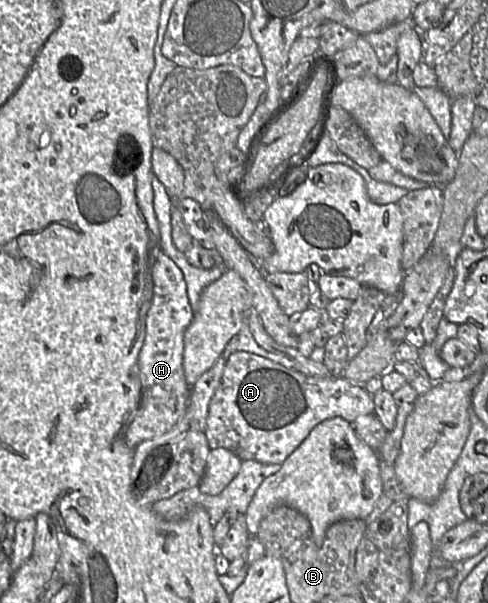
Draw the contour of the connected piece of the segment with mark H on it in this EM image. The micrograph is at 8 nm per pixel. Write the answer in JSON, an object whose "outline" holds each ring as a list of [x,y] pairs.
{"outline":[[[159,251],[154,267],[155,297],[145,324],[145,338],[138,355],[141,381],[139,407],[125,432],[131,449],[141,442],[164,435],[186,413],[190,395],[183,369],[184,333],[193,319],[185,279],[180,268]]]}

